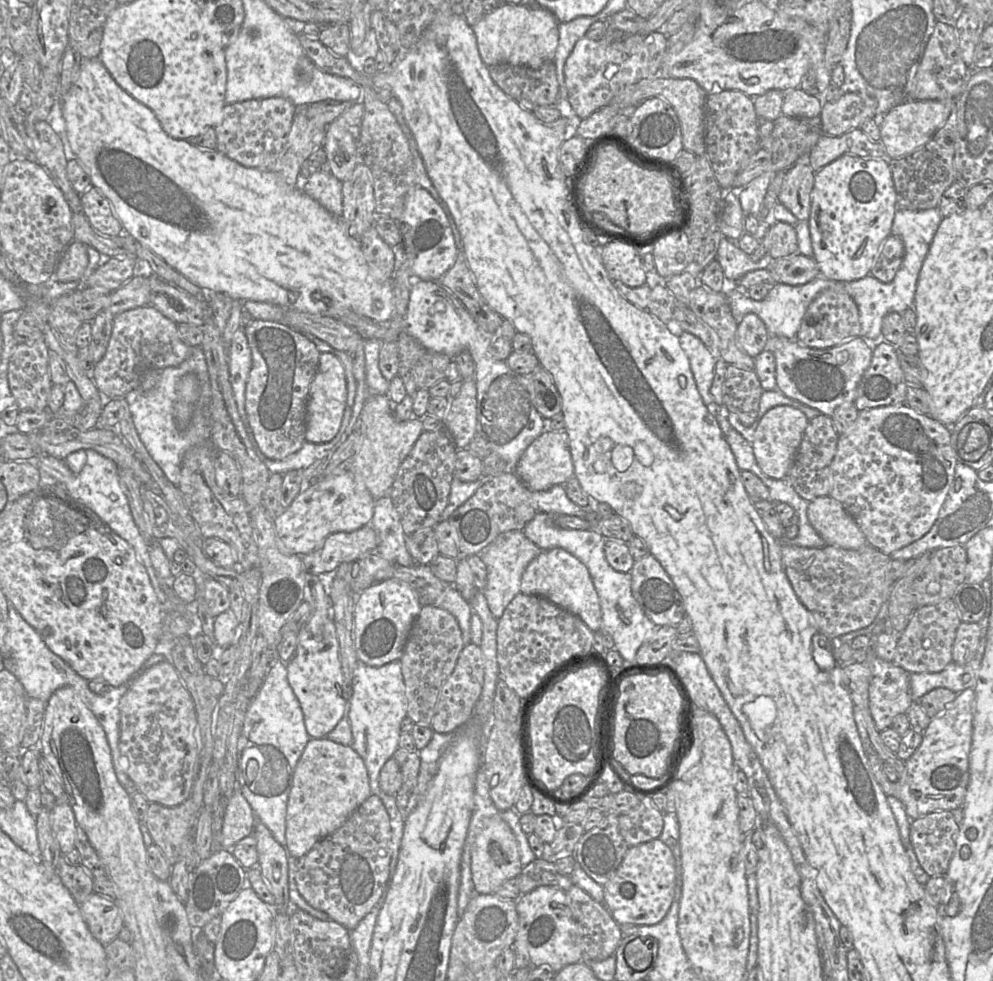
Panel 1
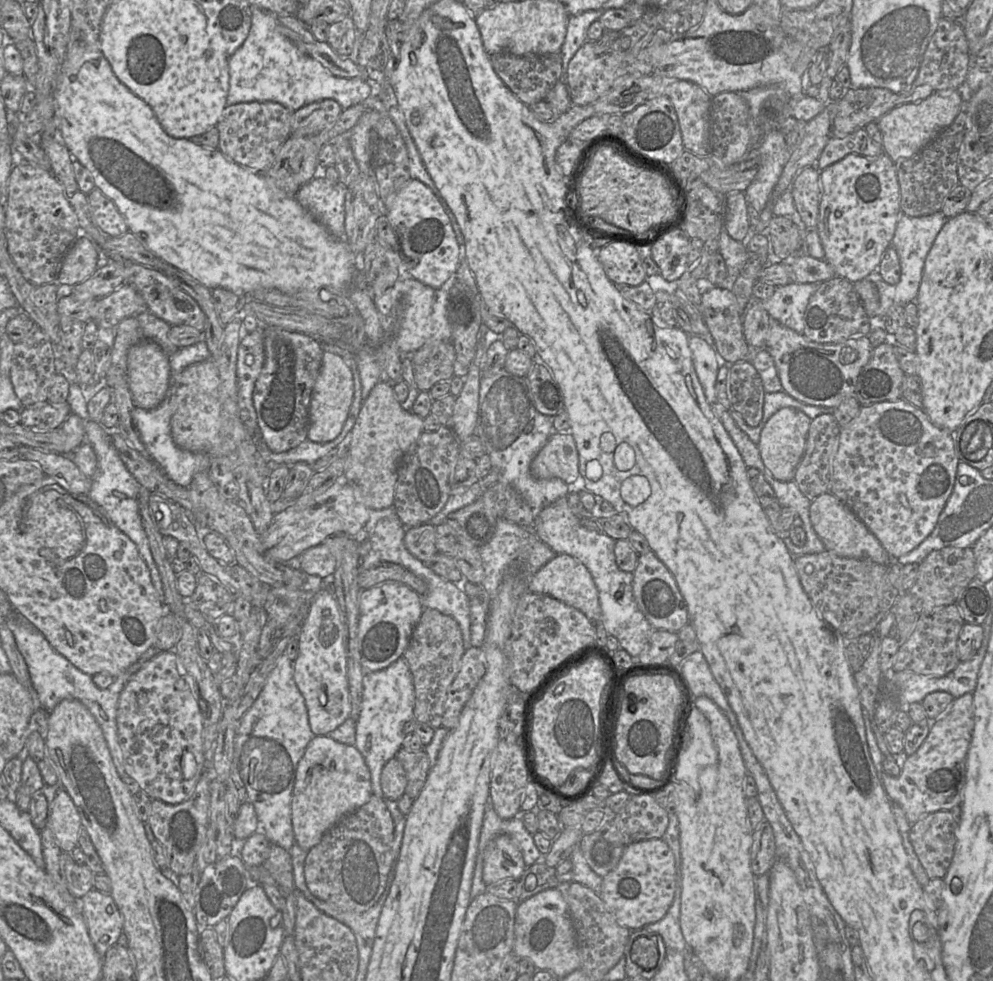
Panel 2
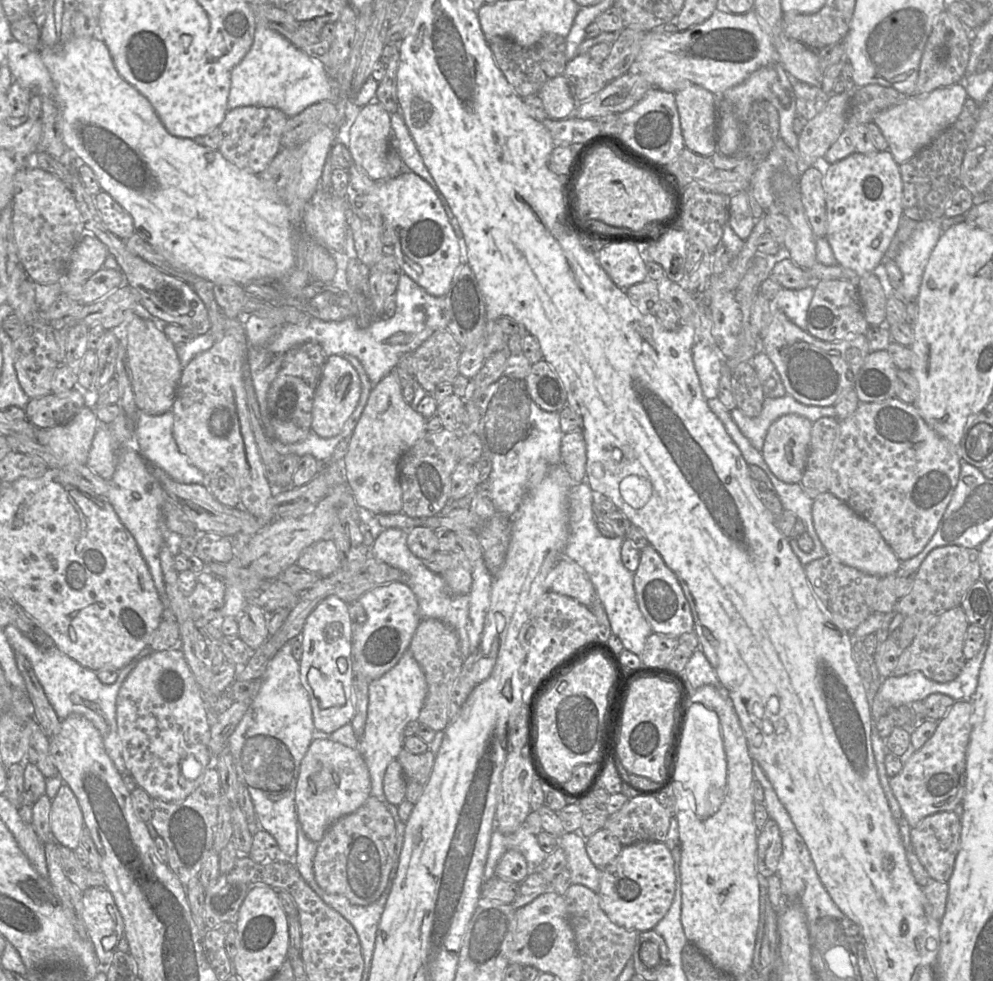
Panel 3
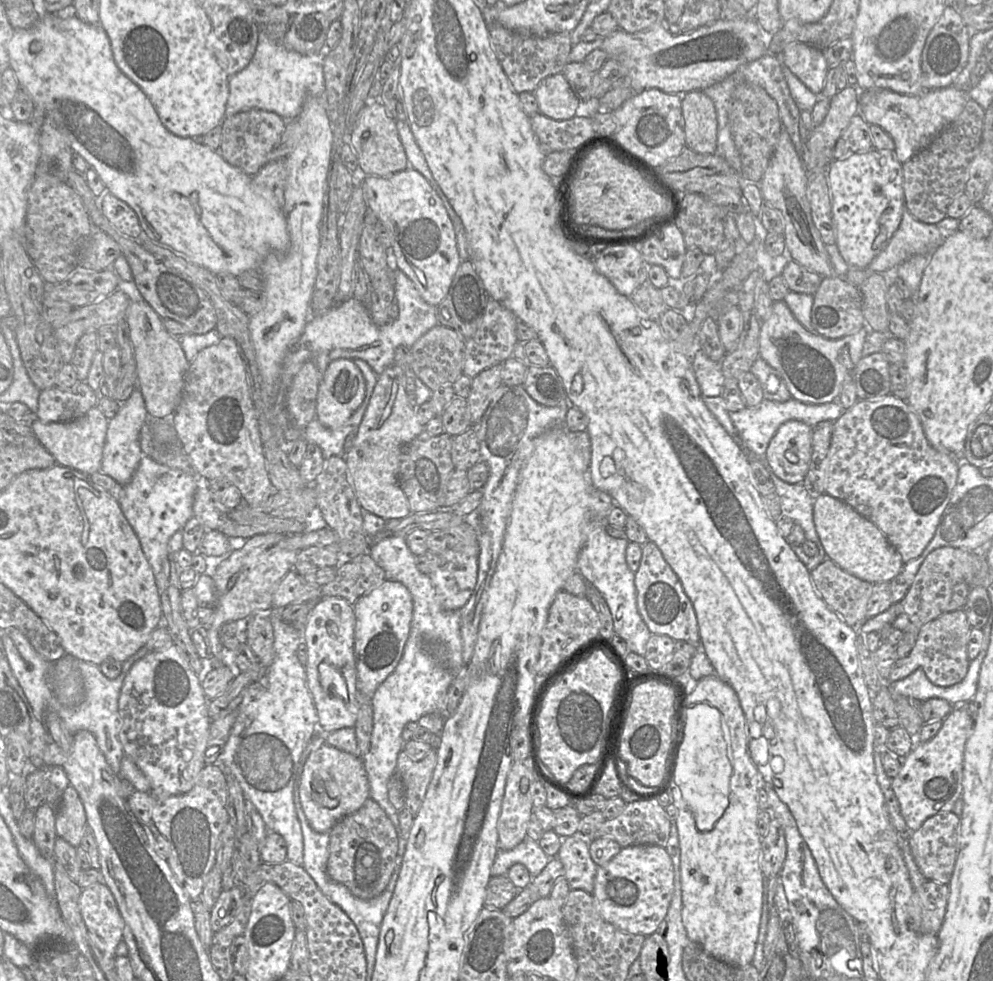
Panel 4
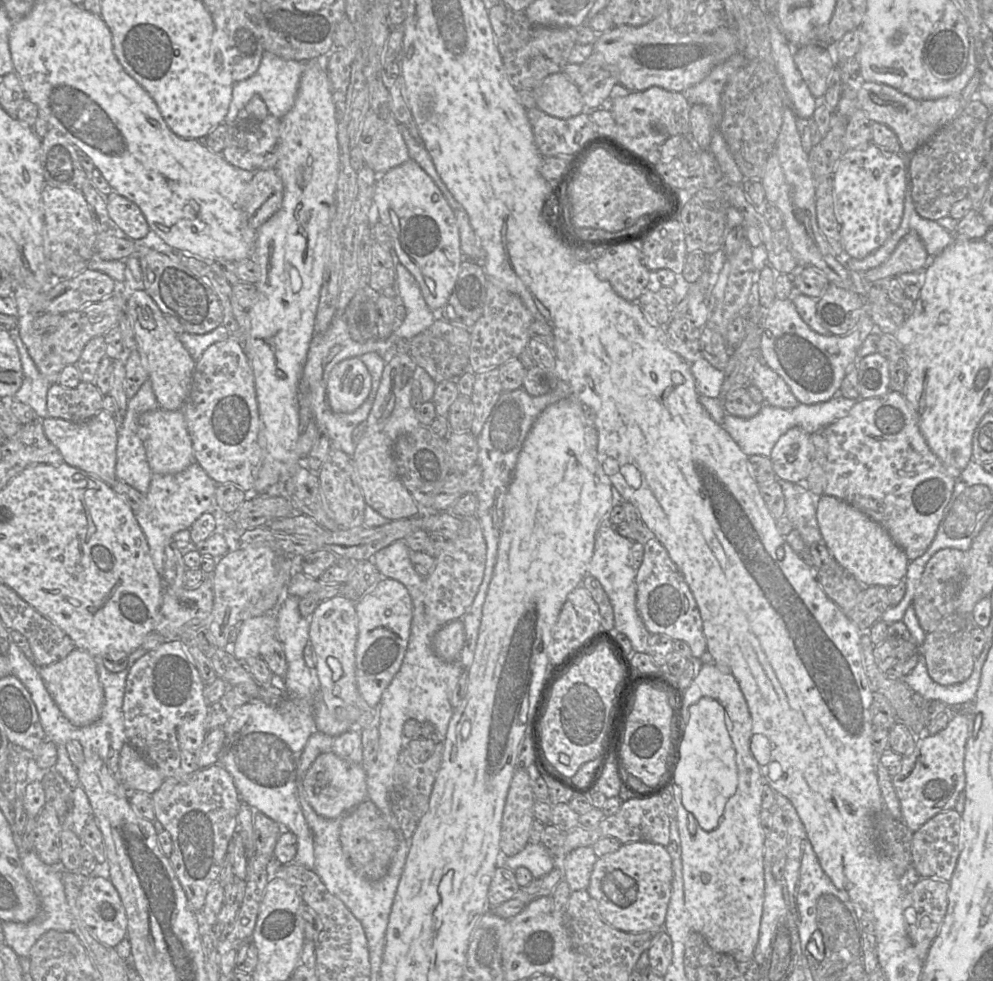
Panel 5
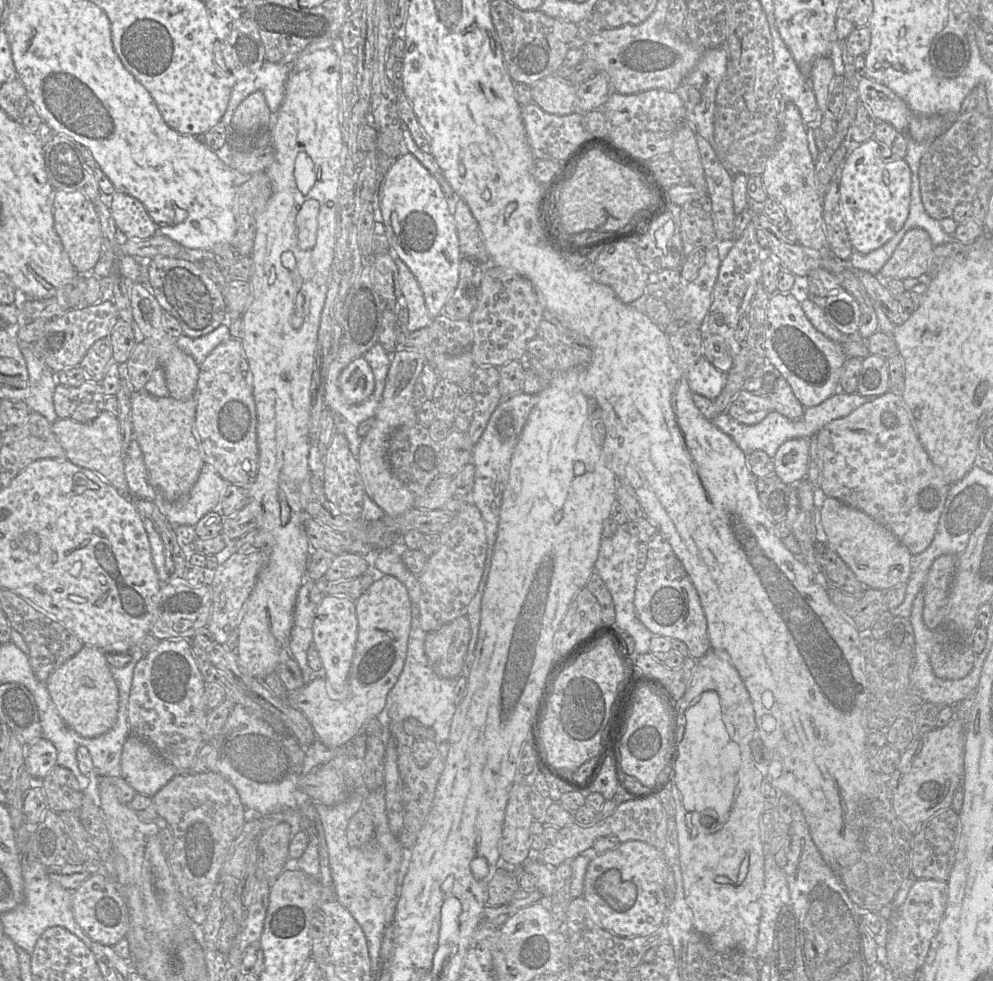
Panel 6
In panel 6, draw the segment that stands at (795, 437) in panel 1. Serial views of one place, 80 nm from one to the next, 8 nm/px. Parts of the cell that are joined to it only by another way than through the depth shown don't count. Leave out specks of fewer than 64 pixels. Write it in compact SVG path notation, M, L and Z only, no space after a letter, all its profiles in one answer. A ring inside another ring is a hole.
M796 438L787 440L773 458L775 474L786 484L796 485L807 477L810 463L810 440Z

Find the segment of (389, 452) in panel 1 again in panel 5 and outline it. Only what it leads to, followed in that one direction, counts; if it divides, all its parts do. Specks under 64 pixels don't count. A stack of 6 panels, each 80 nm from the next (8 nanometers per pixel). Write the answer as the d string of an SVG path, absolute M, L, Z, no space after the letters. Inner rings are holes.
M396 353L391 356L383 369L373 406L366 419L366 430L351 456L365 503L389 521L415 517L422 511L401 482L392 455L396 439L421 425L416 410L411 406L411 386L417 367L410 354Z

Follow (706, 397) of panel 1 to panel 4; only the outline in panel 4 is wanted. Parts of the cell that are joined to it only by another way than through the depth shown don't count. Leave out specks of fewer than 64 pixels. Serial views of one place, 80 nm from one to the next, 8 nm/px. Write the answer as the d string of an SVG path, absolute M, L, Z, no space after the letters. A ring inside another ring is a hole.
M699 349L693 358L693 370L703 397L721 397L725 377L721 363L711 360Z

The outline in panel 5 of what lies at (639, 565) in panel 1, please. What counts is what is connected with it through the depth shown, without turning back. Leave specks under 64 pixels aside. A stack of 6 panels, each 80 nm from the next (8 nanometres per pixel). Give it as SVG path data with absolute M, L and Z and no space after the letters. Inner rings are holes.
M655 537L644 544L644 555L637 570L636 607L651 634L664 634L672 640L683 640L692 651L692 658L706 660L707 643L703 622L695 597L666 548Z

